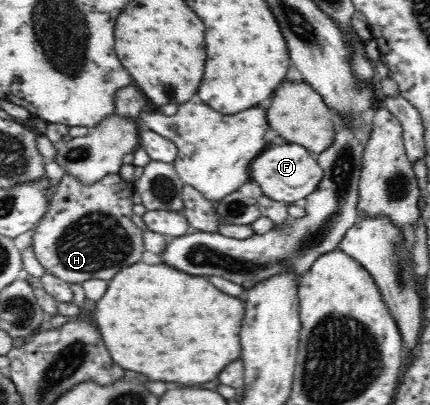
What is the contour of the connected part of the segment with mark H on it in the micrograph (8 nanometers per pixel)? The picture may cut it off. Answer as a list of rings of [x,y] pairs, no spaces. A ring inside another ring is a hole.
[[[119,173],[109,174],[94,184],[83,184],[75,177],[65,174],[52,193],[49,209],[35,226],[32,248],[39,263],[49,274],[67,283],[83,283],[88,279],[110,280],[119,269],[141,261],[145,253],[141,228],[133,222],[134,186],[123,180]]]

